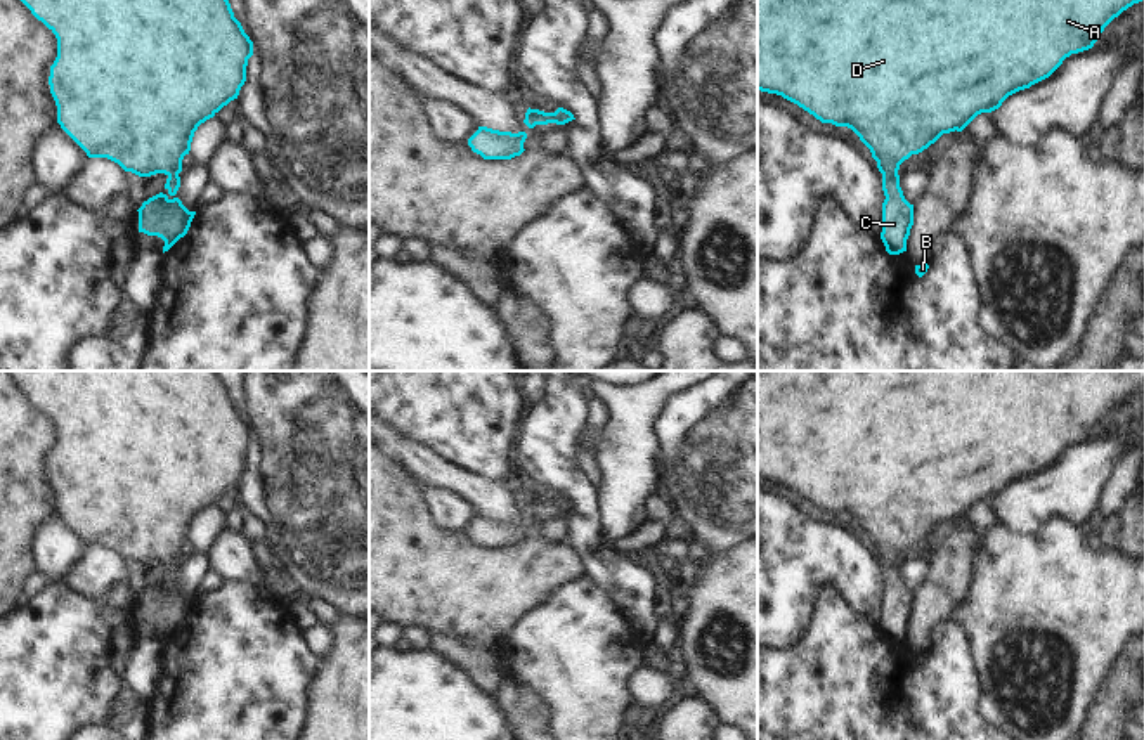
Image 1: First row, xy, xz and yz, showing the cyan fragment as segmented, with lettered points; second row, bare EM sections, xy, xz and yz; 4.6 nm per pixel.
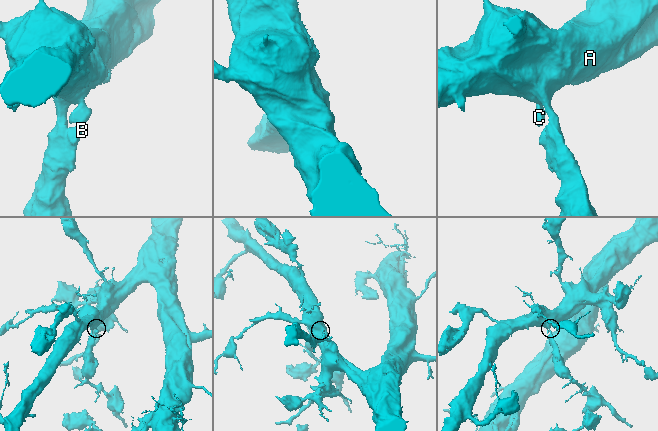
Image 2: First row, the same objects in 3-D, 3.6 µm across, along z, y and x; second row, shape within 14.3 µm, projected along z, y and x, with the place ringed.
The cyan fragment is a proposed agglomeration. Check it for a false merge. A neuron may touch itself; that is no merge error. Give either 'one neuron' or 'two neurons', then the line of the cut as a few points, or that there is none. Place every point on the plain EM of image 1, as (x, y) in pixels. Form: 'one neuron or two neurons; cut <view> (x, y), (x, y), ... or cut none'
one neuron; cut none

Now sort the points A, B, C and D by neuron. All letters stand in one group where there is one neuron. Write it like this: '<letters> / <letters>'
A B C D

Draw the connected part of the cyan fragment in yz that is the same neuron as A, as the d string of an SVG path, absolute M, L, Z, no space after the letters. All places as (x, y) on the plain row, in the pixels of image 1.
M757 371L757 478L782 484L822 511L848 515L860 525L882 561L881 627L889 643L900 643L907 639L913 613L913 593L900 575L900 553L943 522L962 520L978 503L998 497L1009 484L1049 466L1066 445L1092 437L1115 406L1142 388L1144 371Z

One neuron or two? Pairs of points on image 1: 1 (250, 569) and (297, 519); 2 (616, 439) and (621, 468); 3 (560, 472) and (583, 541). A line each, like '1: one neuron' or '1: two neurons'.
1: two neurons
2: one neuron
3: one neuron

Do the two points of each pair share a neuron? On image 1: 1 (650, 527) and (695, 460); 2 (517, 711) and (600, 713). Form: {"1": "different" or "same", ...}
{"1": "different", "2": "different"}

